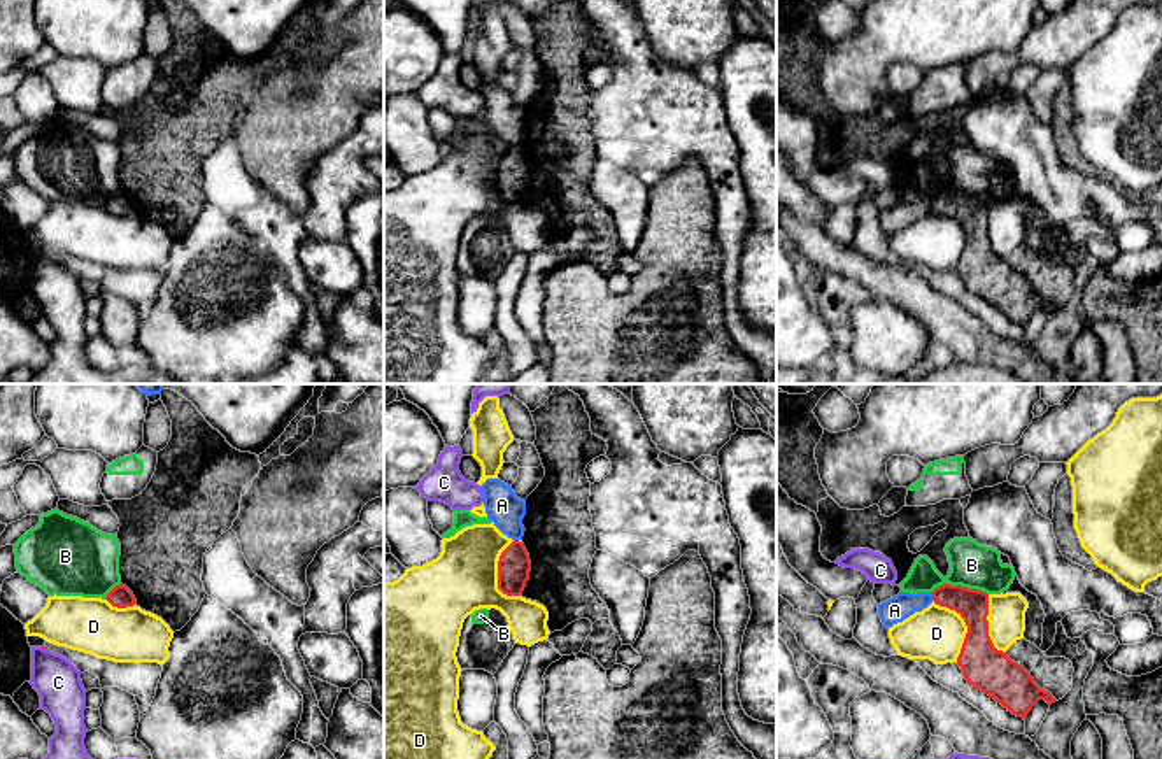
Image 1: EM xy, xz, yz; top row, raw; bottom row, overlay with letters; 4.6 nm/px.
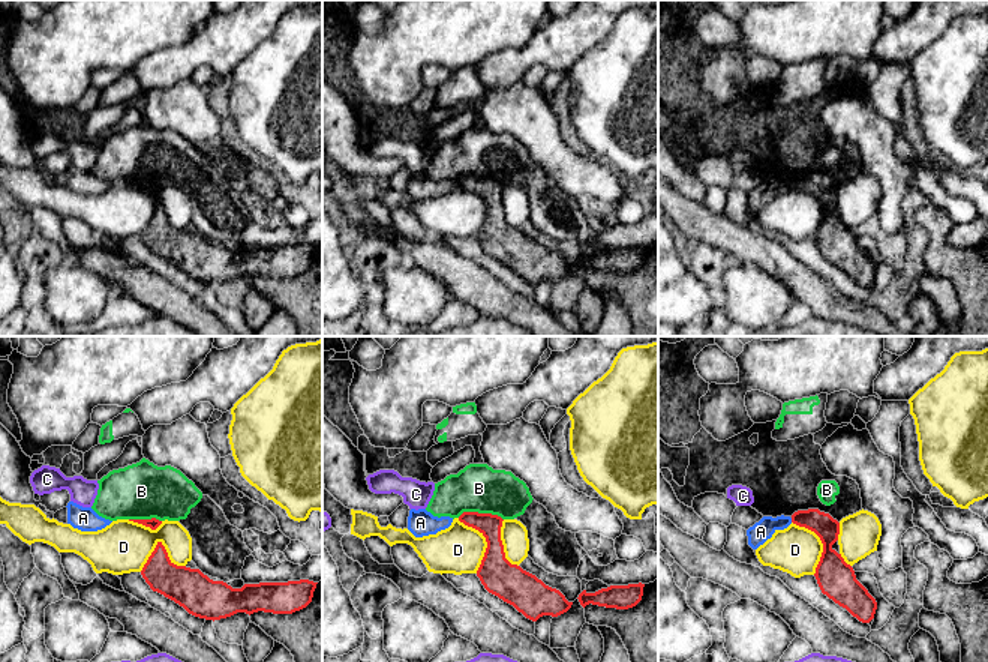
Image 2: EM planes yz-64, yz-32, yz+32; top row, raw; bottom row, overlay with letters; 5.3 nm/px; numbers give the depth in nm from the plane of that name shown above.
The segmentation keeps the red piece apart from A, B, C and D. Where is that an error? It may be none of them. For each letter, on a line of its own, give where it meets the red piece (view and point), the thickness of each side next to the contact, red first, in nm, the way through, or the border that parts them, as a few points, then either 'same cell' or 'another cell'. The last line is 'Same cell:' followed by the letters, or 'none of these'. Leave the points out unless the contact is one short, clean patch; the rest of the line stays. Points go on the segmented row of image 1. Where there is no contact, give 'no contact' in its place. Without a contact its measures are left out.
A: meets red in yz at (933, 596); 140 nm thick on the red side, 120 nm on the other; border along yz (929, 593), (933, 600); another cell
B: meets red in yz at (959, 586); 140 nm thick on the red side, 200 nm on the other; another cell
C: meets red in xy at (44, 647); 20 nm thick on the red side, 220 nm on the other; another cell
D: meets red in yz at (966, 624); 200 nm thick on the red side, 260 nm on the other; another cell
Same cell: none of these

